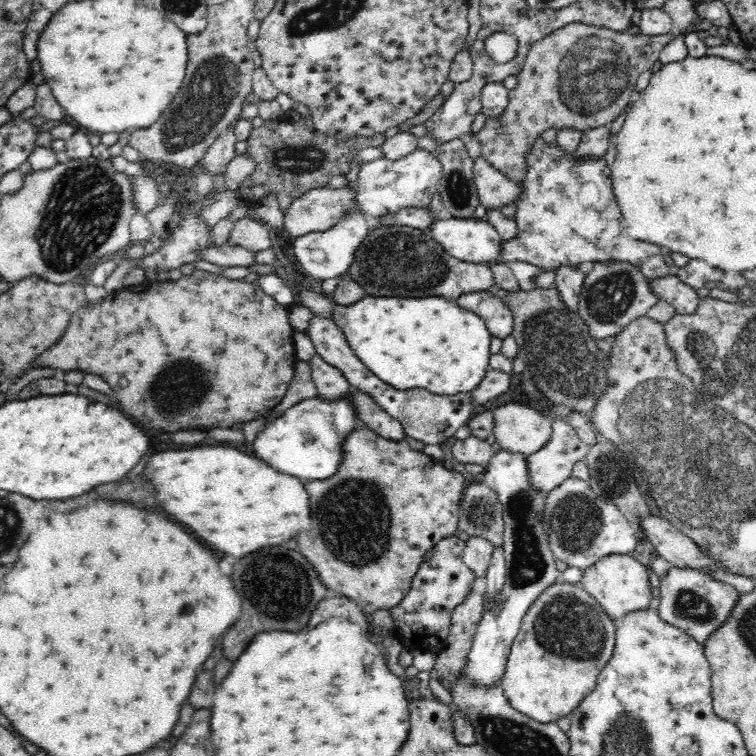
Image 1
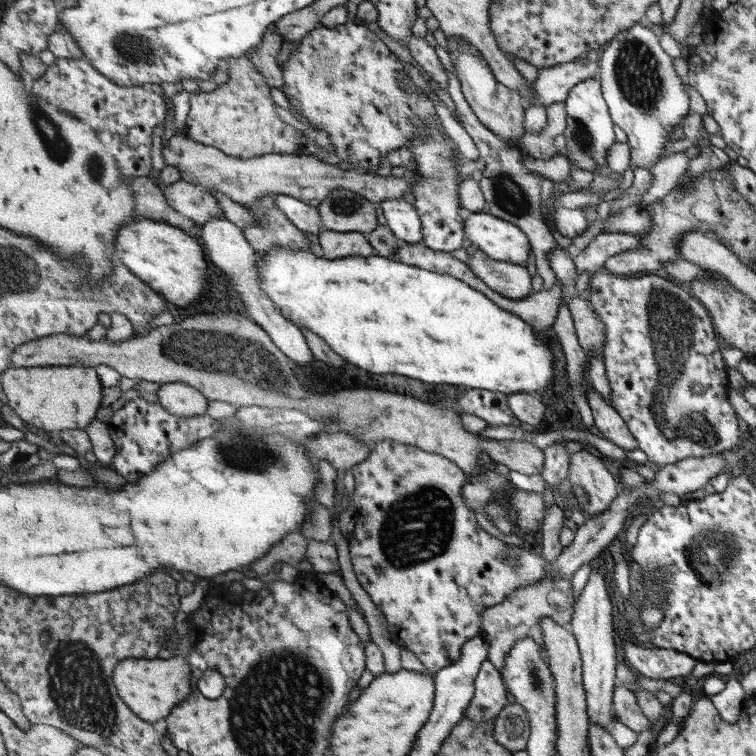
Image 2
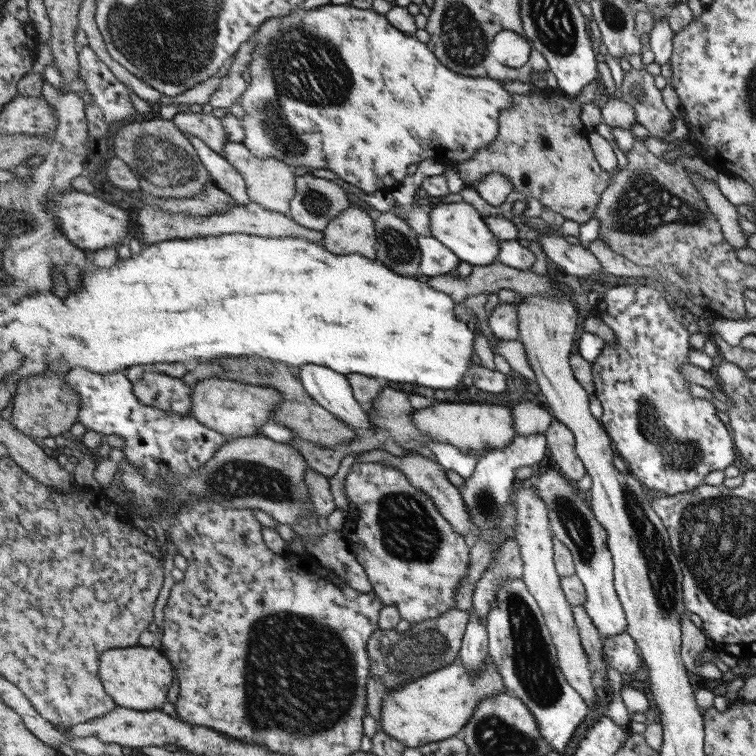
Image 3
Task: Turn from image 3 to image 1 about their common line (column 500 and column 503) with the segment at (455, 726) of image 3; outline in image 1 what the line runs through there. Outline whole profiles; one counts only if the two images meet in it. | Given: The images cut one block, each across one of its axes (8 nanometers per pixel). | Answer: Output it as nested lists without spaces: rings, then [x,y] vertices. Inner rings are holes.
[[[558,582],[546,588],[536,602],[528,608],[518,636],[512,642],[512,652],[508,654],[506,670],[500,674],[500,686],[508,698],[508,704],[530,716],[540,724],[558,722],[560,718],[568,718],[584,700],[588,692],[592,692],[598,684],[600,670],[612,660],[616,648],[616,624],[606,616],[604,608],[580,586]]]

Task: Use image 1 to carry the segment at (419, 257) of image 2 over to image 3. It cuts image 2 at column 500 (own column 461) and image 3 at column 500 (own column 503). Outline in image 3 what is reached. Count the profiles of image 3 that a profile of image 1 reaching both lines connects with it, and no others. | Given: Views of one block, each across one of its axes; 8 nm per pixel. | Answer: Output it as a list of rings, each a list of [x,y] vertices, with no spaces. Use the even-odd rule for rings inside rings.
[[[499,302],[489,314],[489,326],[499,340],[521,340],[519,304]]]

